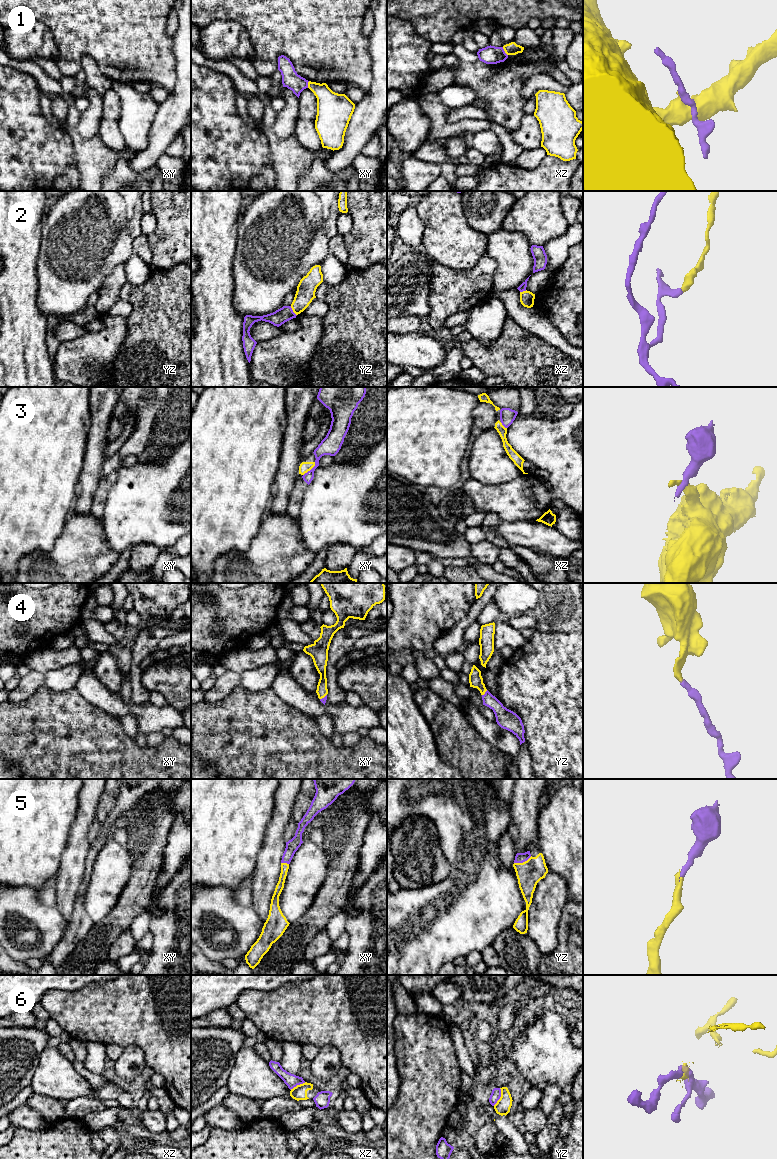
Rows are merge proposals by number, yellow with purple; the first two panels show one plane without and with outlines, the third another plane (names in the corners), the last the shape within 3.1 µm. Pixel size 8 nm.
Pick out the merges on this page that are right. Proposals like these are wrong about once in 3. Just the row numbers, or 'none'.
4, 5

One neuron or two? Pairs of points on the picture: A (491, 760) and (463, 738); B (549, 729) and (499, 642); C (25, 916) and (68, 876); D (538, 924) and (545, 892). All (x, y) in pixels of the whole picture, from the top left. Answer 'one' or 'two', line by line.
A: one
B: two
C: two
D: one

